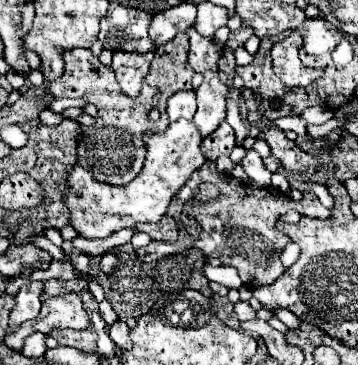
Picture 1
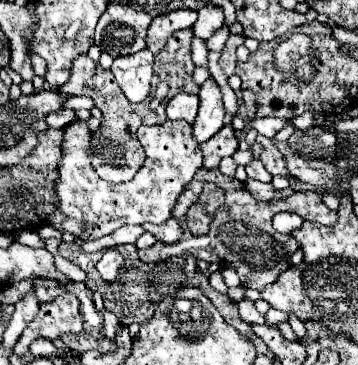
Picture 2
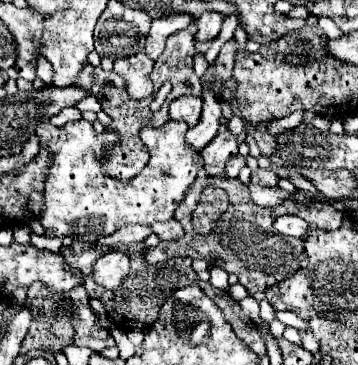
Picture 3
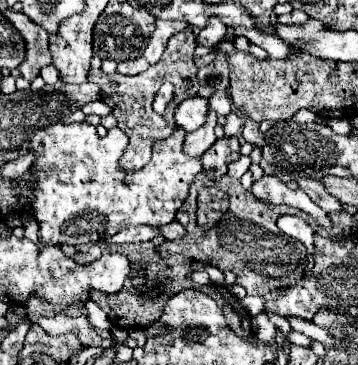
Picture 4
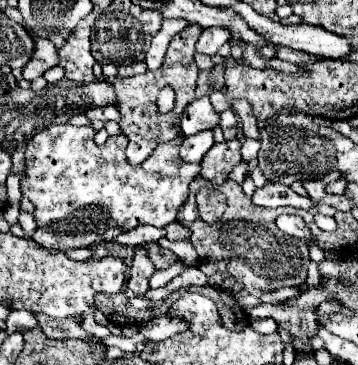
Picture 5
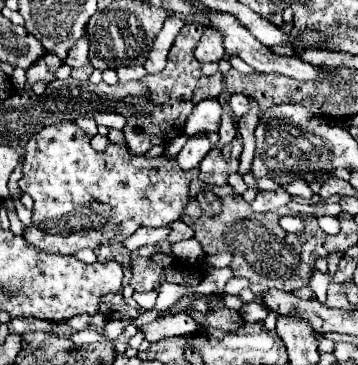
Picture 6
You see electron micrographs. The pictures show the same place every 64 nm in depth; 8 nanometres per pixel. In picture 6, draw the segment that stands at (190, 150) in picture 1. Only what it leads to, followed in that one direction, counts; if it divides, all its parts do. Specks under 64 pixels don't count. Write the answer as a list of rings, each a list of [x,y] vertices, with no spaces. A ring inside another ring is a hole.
[[[60,122],[36,132],[24,154],[23,177],[18,185],[23,193],[34,198],[32,228],[24,228],[24,238],[50,254],[76,254],[82,248],[96,248],[106,242],[122,242],[142,226],[170,226],[178,220],[188,204],[188,186],[198,178],[198,170],[182,170],[176,158],[164,154],[156,158],[130,156],[124,142],[108,144],[106,152],[96,152],[90,146],[90,134],[78,128],[74,122]]]

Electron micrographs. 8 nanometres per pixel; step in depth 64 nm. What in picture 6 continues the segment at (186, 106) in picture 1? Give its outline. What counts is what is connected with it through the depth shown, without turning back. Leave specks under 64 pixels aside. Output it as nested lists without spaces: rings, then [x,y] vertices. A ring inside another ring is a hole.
[[[214,98],[200,100],[198,104],[194,104],[188,122],[184,124],[184,134],[194,136],[200,132],[216,132],[220,124],[220,116],[222,116],[222,106],[218,100]]]

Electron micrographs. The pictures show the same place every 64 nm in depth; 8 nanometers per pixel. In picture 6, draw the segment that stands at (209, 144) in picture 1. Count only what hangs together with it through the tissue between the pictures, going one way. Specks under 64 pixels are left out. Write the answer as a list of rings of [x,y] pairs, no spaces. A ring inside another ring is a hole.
[[[232,140],[222,148],[212,148],[198,166],[200,180],[214,186],[226,184],[228,176],[238,170],[240,154],[242,154],[240,140]]]

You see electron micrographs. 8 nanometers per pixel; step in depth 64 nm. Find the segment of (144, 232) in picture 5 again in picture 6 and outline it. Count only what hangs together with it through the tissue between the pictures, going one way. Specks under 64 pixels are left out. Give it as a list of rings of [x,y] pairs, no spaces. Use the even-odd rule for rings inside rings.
[[[138,228],[126,242],[122,242],[128,250],[138,250],[144,244],[158,244],[160,240],[166,240],[170,234],[170,228]]]

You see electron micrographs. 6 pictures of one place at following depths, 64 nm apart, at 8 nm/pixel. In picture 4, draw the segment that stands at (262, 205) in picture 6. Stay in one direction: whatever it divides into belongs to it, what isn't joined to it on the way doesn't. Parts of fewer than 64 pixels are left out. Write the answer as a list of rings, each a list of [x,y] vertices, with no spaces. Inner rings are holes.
[[[264,174],[260,180],[256,180],[252,184],[252,194],[258,200],[262,200],[262,202],[270,202],[270,204],[274,205],[286,204],[299,210],[304,210],[304,212],[312,214],[320,222],[320,226],[328,226],[330,224],[330,220],[326,218],[326,212],[322,208],[318,208],[309,198],[308,194],[300,189],[289,189],[276,176]]]

